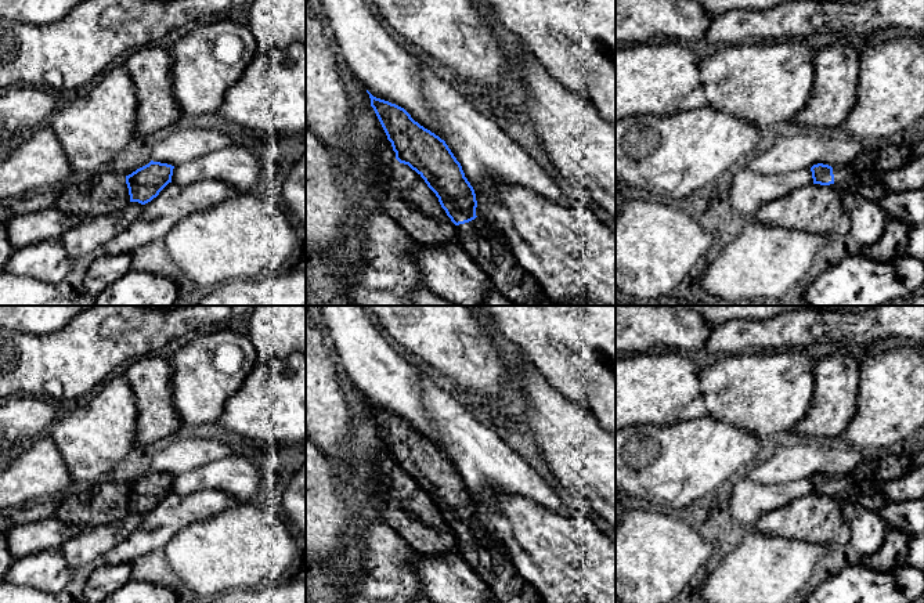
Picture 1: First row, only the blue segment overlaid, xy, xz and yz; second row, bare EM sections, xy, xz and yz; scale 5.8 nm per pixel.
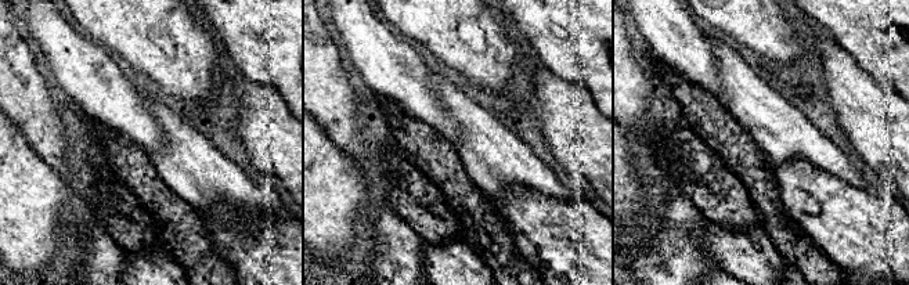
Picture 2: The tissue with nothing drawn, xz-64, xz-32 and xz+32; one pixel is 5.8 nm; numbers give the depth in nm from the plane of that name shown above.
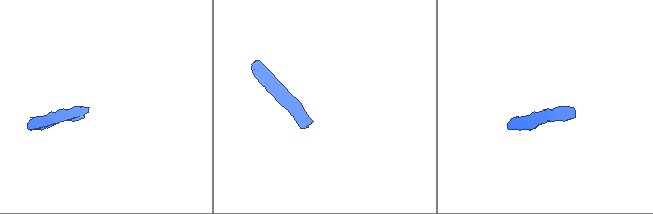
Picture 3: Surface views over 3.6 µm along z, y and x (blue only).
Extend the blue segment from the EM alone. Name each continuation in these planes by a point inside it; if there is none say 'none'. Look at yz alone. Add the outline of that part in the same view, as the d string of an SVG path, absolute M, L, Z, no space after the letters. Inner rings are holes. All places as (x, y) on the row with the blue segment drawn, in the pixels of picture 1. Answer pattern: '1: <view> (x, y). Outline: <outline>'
1: yz (869, 184). Outline: M851 165L834 166L834 184L842 194L856 194L870 201L881 201L889 194L881 173L855 169Z

